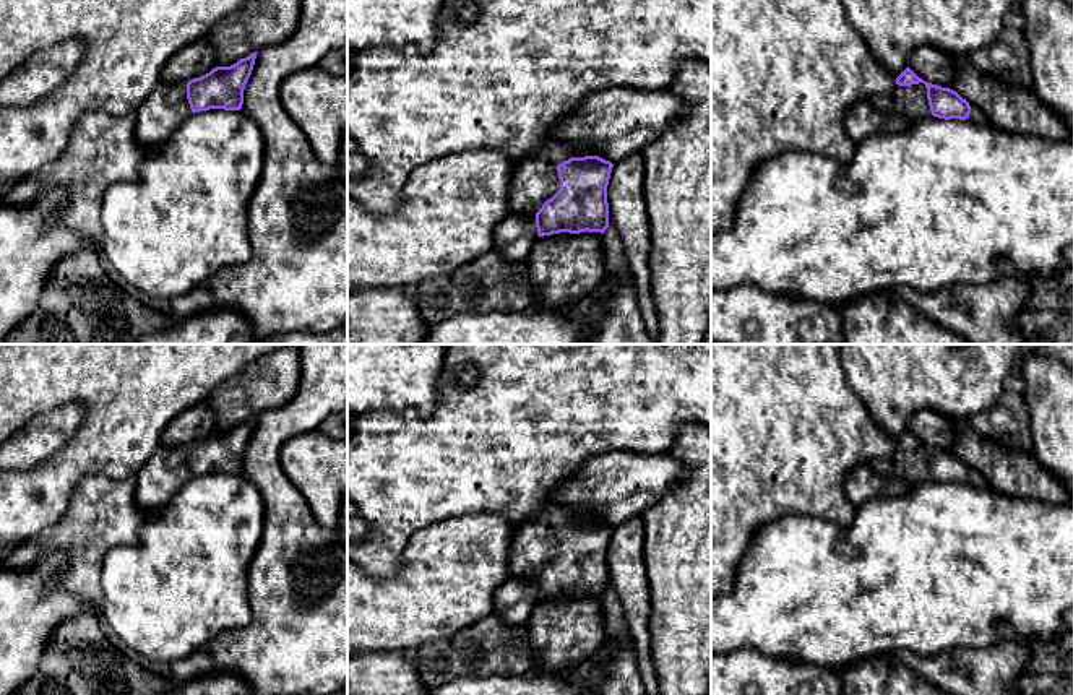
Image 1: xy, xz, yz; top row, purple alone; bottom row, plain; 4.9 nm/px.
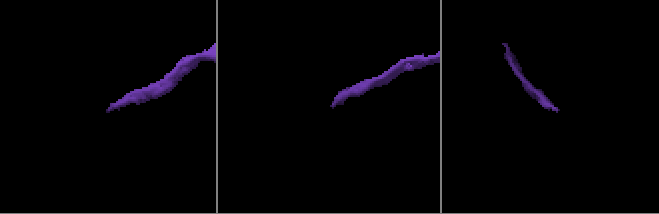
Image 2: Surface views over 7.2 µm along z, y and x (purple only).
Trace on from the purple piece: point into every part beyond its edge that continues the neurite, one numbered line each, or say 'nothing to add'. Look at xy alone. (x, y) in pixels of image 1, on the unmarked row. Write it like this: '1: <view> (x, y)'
1: xy (166, 471)

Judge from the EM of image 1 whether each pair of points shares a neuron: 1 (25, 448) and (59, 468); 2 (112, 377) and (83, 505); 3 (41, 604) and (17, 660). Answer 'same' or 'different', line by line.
1: different
2: different
3: same

